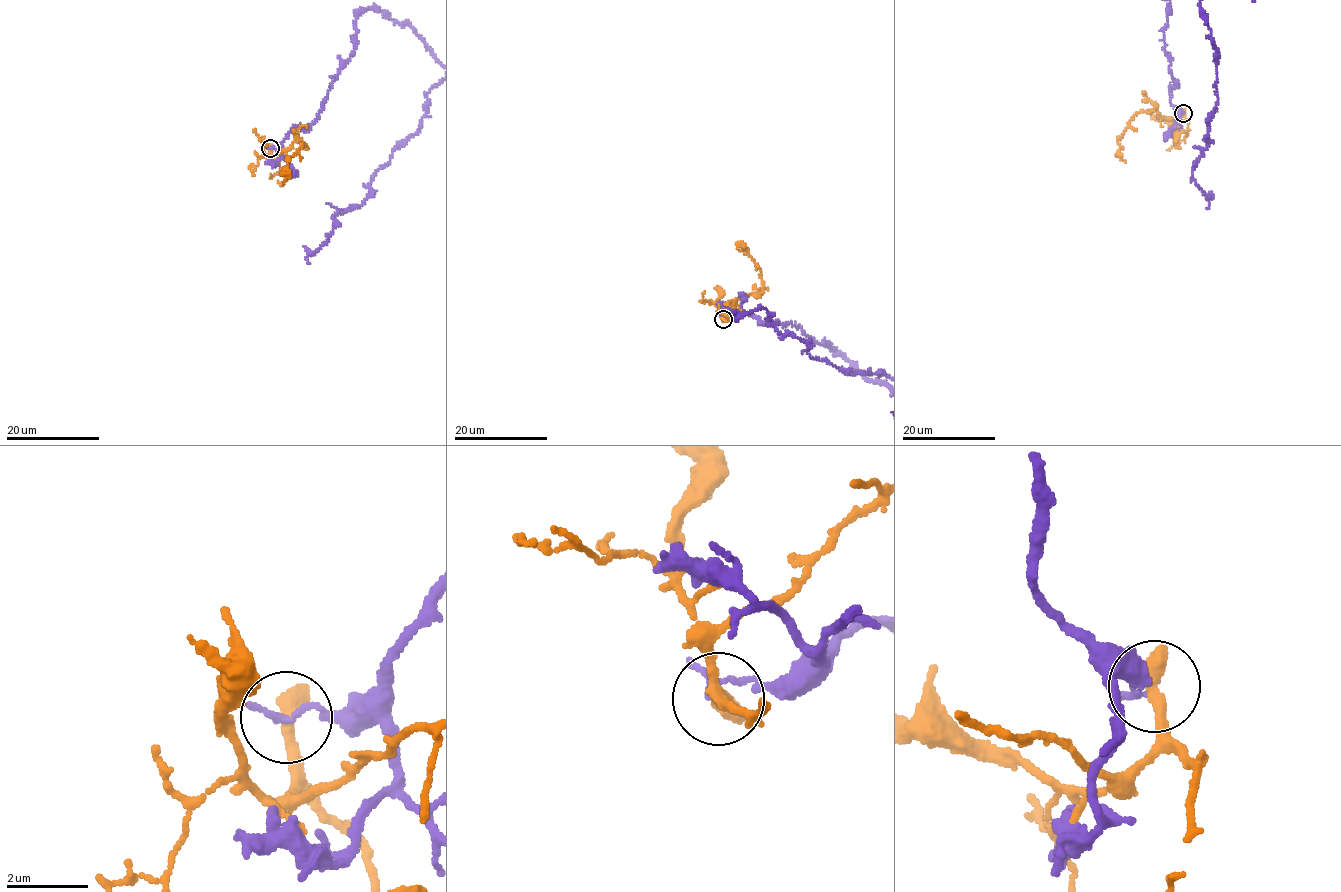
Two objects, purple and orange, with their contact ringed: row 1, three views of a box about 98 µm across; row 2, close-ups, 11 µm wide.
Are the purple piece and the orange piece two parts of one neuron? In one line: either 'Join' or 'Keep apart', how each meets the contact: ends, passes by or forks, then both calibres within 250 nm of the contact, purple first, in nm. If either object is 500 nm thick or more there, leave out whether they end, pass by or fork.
Keep apart. At the ring purple ends. At the ring orange ends. Thickness 170 nm (purple) against 480 nm

